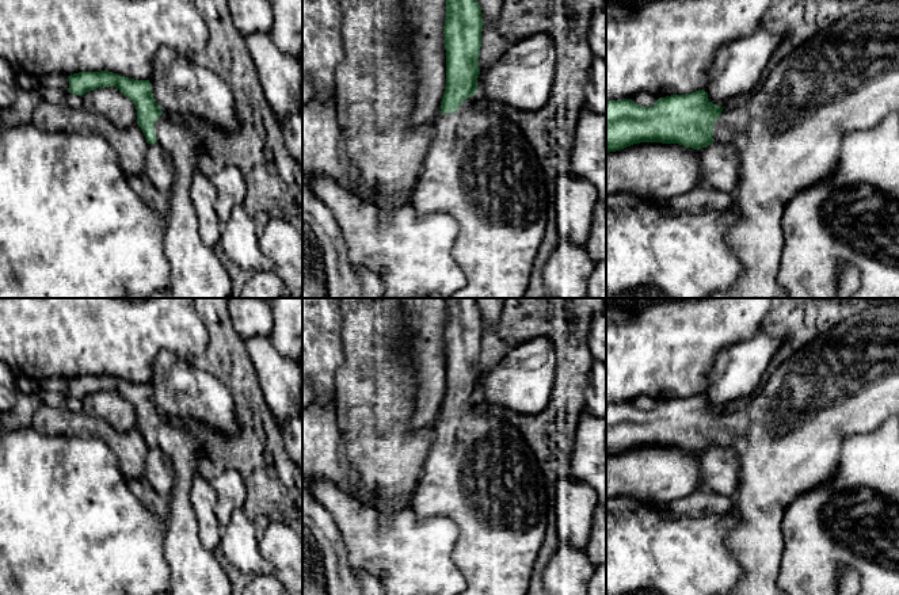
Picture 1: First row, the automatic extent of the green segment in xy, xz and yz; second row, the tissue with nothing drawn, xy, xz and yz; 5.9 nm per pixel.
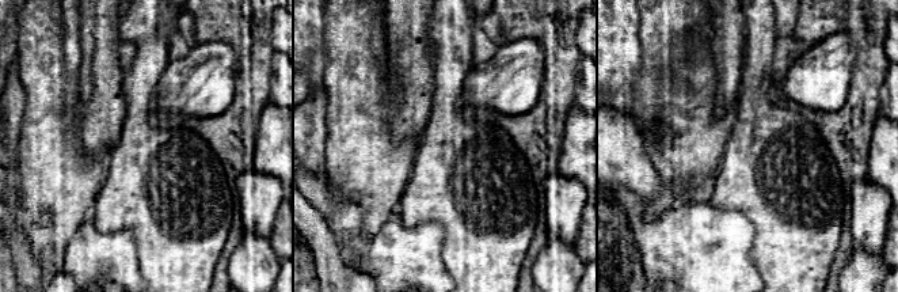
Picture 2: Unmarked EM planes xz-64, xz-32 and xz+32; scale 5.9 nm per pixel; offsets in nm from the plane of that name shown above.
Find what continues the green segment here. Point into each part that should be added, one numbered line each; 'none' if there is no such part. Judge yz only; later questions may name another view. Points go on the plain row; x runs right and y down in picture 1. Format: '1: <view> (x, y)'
1: yz (787, 435)

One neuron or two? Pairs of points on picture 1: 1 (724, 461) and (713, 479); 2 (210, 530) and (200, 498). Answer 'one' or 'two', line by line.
1: one
2: one

